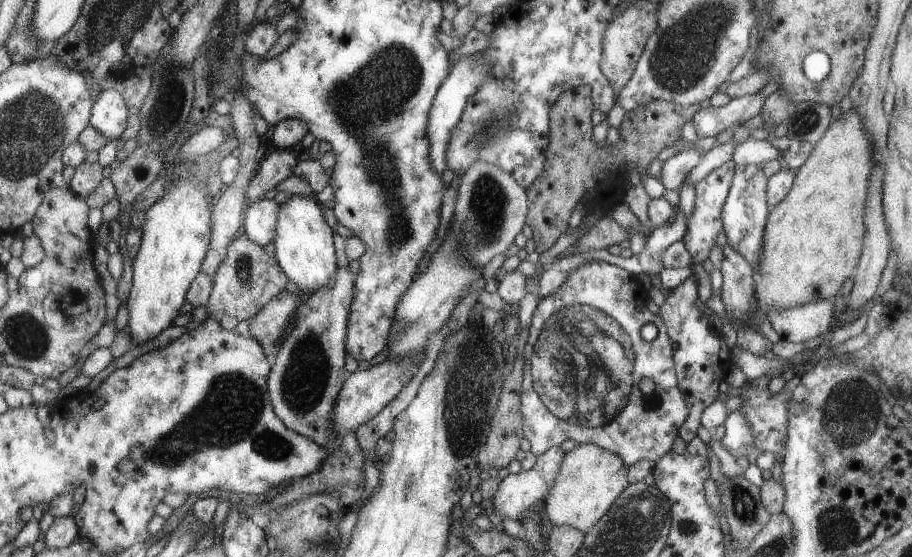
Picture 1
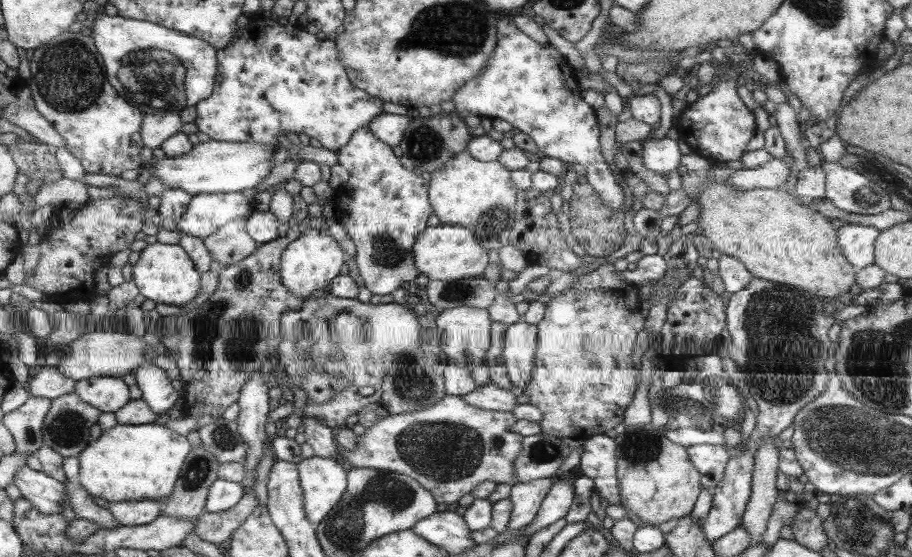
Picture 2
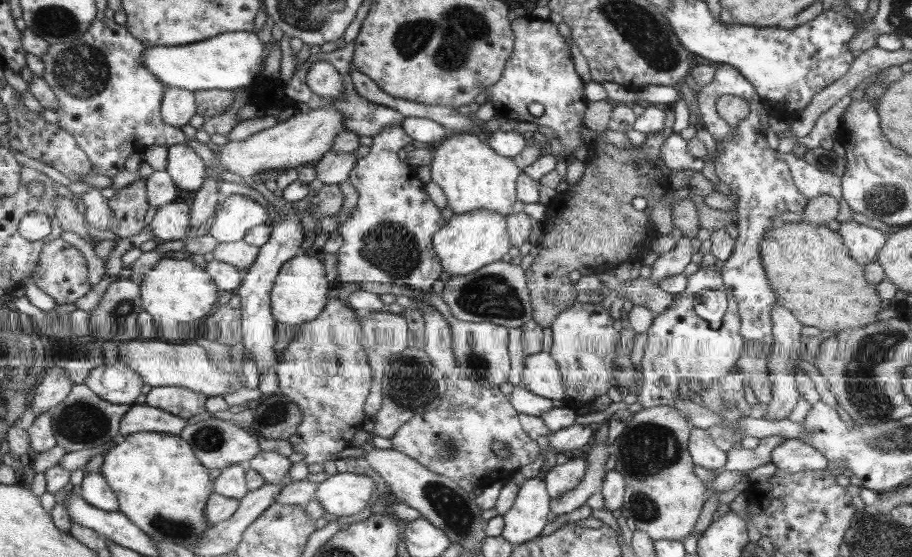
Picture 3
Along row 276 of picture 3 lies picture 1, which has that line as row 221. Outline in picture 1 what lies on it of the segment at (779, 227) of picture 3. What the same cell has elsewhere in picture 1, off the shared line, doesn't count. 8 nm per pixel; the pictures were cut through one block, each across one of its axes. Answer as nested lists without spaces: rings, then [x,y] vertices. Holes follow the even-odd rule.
[[[853,108],[833,120],[813,145],[809,158],[795,171],[787,196],[768,212],[764,227],[763,251],[757,264],[752,265],[755,277],[757,308],[764,313],[787,310],[821,300],[833,300],[846,278],[853,277],[863,254],[864,212],[867,205],[868,180],[872,171],[872,150],[868,134]]]

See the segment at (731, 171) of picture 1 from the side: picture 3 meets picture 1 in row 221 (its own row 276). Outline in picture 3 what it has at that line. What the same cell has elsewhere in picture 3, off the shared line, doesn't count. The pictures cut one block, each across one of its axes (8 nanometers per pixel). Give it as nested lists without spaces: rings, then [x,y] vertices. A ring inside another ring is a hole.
[[[714,265],[707,266],[706,268],[701,267],[695,274],[687,276],[685,291],[673,295],[673,304],[661,314],[654,316],[653,320],[651,320],[651,324],[649,324],[649,328],[646,330],[647,338],[643,356],[640,361],[641,373],[637,378],[638,387],[635,389],[636,401],[637,404],[641,404],[641,408],[645,409],[655,406],[674,407],[675,396],[678,394],[677,386],[679,386],[679,380],[681,380],[681,378],[685,381],[694,378],[699,382],[702,388],[707,388],[707,386],[711,386],[717,378],[727,376],[727,374],[735,371],[736,360],[742,355],[746,345],[744,337],[739,333],[739,304],[728,296],[726,311],[723,313],[719,324],[714,326],[709,324],[706,320],[699,318],[694,313],[693,308],[694,296],[699,290],[706,289],[726,292],[722,282],[723,278],[720,271],[717,270]]]

